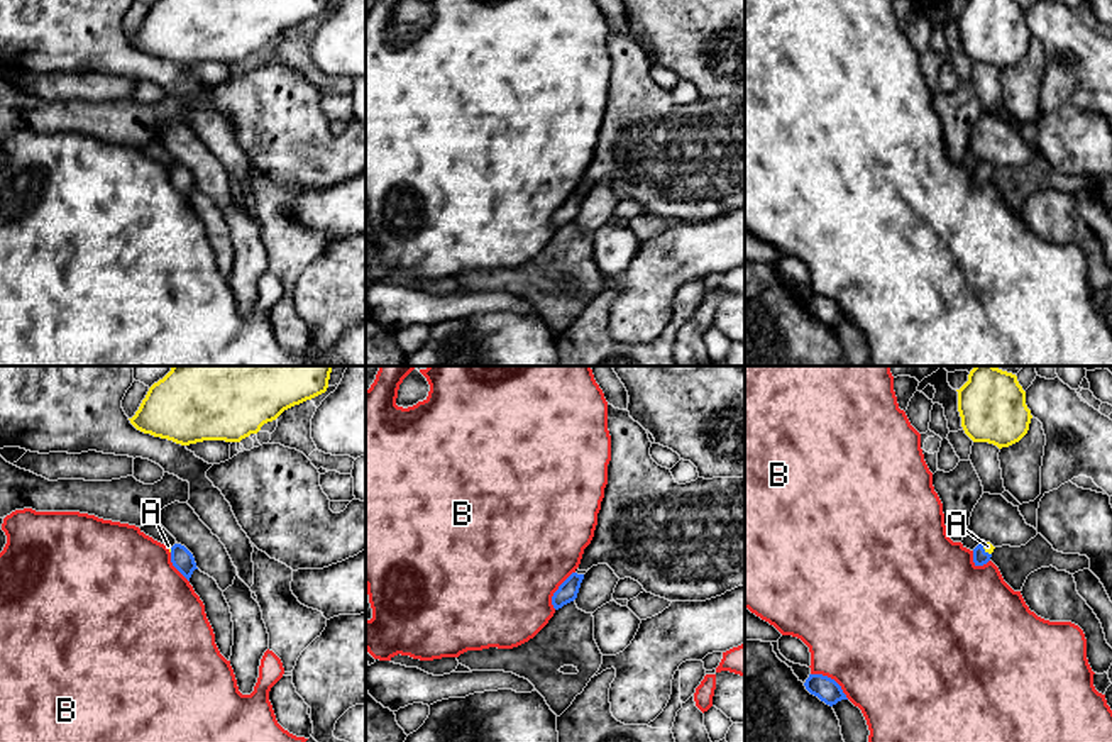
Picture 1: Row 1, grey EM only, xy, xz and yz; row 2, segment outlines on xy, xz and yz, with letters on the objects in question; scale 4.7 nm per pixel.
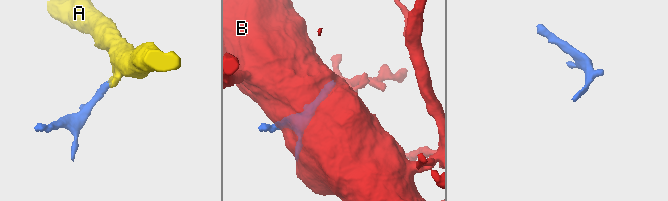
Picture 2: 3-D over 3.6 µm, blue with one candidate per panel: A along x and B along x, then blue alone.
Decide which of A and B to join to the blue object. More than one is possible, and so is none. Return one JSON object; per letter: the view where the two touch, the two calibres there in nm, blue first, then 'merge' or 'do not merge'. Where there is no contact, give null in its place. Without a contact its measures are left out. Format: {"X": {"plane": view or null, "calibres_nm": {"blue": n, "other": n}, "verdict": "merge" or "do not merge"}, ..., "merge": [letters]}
{"A": {"plane": "yz", "calibres_nm": {"blue": 70, "other": 50}, "verdict": "merge"}, "B": {"plane": "yz", "calibres_nm": {"blue": 110, "other": 500}, "verdict": "do not merge"}, "merge": ["A"]}

